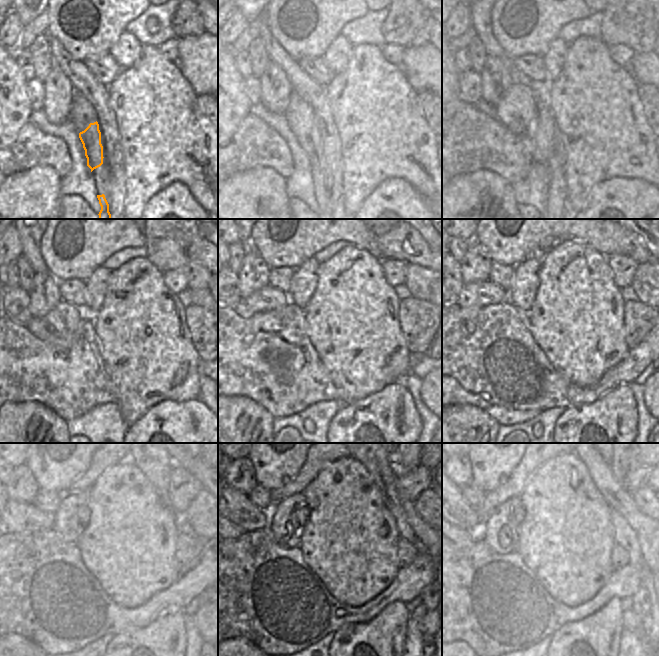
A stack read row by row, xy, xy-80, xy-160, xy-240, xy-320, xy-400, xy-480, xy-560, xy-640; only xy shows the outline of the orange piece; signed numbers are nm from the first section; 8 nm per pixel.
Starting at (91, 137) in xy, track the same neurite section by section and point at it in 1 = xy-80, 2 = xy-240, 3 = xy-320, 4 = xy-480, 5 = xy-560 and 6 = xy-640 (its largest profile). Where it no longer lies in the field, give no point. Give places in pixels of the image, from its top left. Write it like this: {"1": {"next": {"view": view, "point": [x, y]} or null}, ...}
{"1": {"next": {"view": "xy-80", "point": [300, 117]}}, "2": {"next": {"view": "xy-240", "point": [59, 327]}}, "3": {"next": {"view": "xy-320", "point": [273, 304]}}, "4": {"next": {"view": "xy-480", "point": [16, 517]}}, "5": {"next": {"view": "xy-560", "point": [238, 509]}}, "6": {"next": {"view": "xy-640", "point": [463, 515]}}}

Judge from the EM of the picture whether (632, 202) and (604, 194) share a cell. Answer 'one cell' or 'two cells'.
one cell

